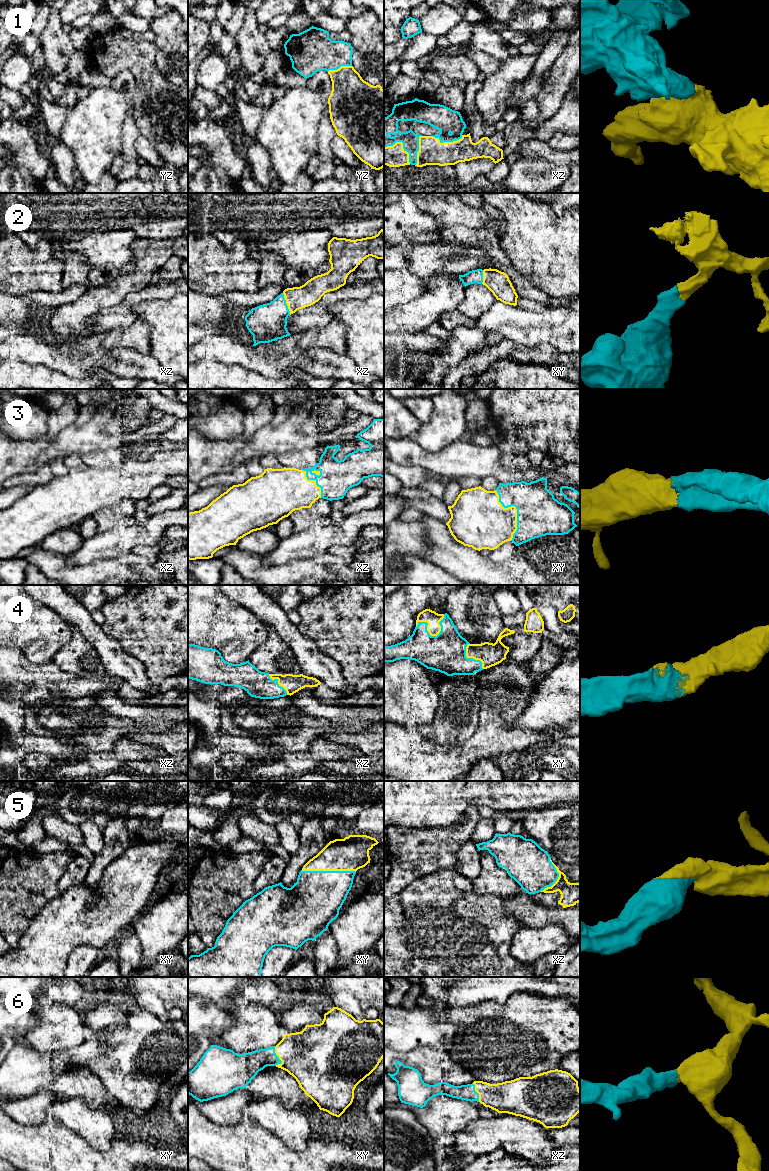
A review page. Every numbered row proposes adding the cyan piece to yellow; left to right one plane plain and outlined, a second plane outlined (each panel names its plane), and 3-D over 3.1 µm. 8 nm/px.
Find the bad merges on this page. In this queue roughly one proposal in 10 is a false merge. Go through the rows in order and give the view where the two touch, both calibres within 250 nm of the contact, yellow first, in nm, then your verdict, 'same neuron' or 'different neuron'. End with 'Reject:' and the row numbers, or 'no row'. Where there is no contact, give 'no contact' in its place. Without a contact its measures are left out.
1: meets yellow in xz; 180 nm thick on the yellow side, 140 nm on the other; same neuron
2: meets yellow in xz; 180 nm thick on the yellow side, 300 nm on the other; same neuron
3: meets yellow in xy; 360 nm thick on the yellow side, 360 nm on the other; same neuron
4: meets yellow in xy; 110 nm thick on the yellow side, 320 nm on the other; same neuron
5: meets yellow in xy; 280 nm thick on the yellow side, 420 nm on the other; same neuron
6: meets yellow in xy; 400 nm thick on the yellow side, 190 nm on the other; same neuron
Reject: no row

